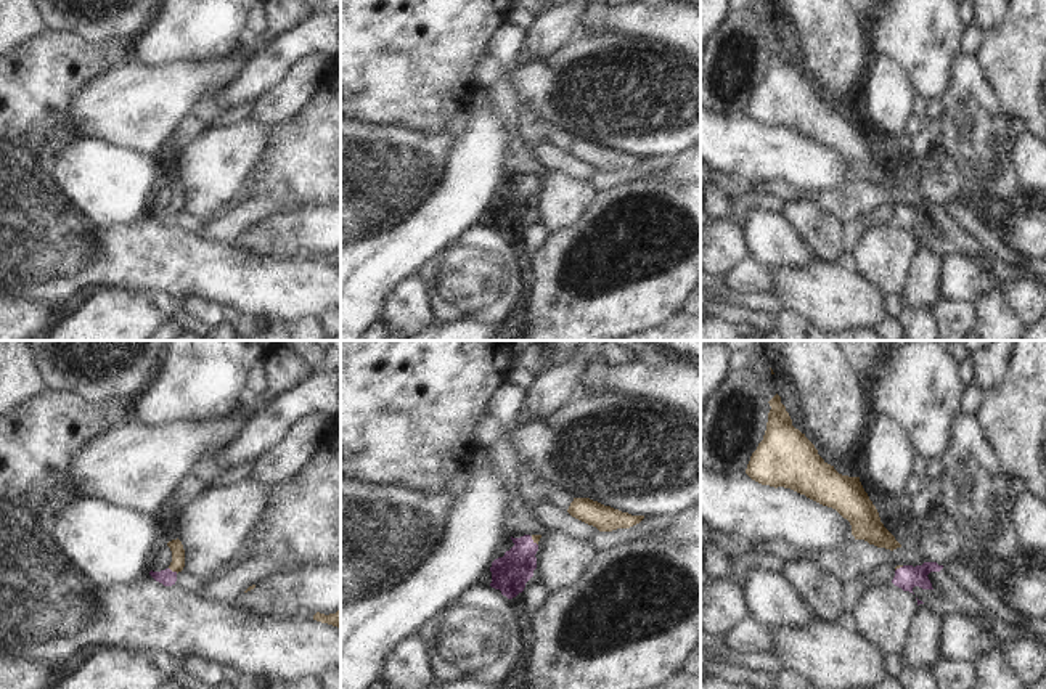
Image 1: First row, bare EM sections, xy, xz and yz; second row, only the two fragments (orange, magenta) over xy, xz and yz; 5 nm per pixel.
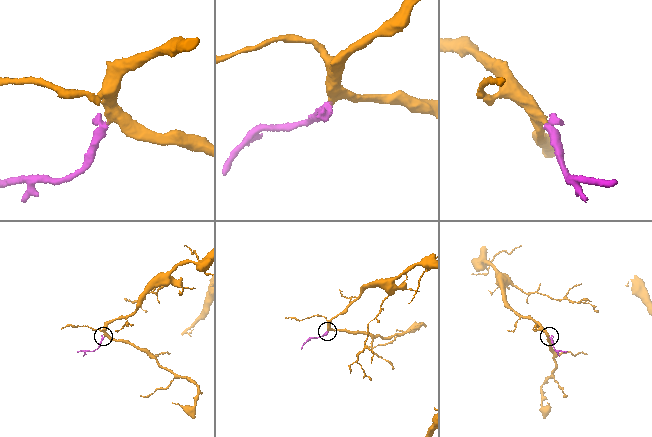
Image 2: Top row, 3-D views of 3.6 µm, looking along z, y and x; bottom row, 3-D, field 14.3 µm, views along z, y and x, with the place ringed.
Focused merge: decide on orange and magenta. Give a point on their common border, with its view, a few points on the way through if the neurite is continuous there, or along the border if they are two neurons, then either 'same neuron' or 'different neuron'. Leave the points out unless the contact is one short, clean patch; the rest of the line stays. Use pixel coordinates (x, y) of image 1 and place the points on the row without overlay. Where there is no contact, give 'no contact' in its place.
meets orange in xy at (174, 211); runs through xy (177, 204), (174, 211), (166, 217); same neuron

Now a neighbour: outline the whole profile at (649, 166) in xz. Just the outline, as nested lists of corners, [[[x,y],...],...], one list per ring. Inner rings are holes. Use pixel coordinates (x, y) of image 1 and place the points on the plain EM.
[[[646,156],[639,164],[630,169],[617,169],[612,172],[598,172],[591,185],[596,190],[614,186],[620,181],[636,181],[639,178],[651,178],[656,173],[660,173],[665,164],[665,157],[662,156]]]

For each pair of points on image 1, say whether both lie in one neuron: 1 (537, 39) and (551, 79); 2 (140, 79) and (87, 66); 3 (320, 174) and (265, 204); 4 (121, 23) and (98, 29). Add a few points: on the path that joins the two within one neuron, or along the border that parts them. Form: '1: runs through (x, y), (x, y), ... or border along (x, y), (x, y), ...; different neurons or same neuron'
1: border along (576, 34), (558, 48), (522, 61); different neurons
2: border along (127, 61), (105, 69), (76, 97); different neurons
3: border along (254, 196), (285, 196), (298, 207); different neurons
4: runs through (116, 23), (103, 24); same neuron

